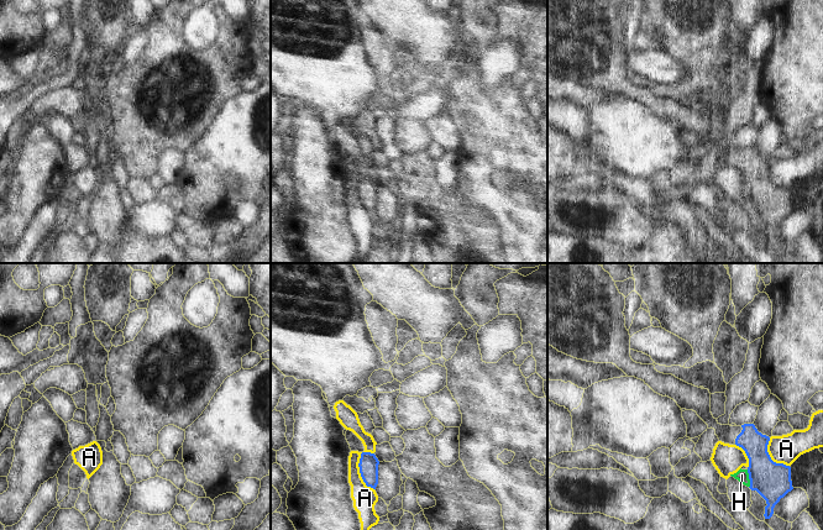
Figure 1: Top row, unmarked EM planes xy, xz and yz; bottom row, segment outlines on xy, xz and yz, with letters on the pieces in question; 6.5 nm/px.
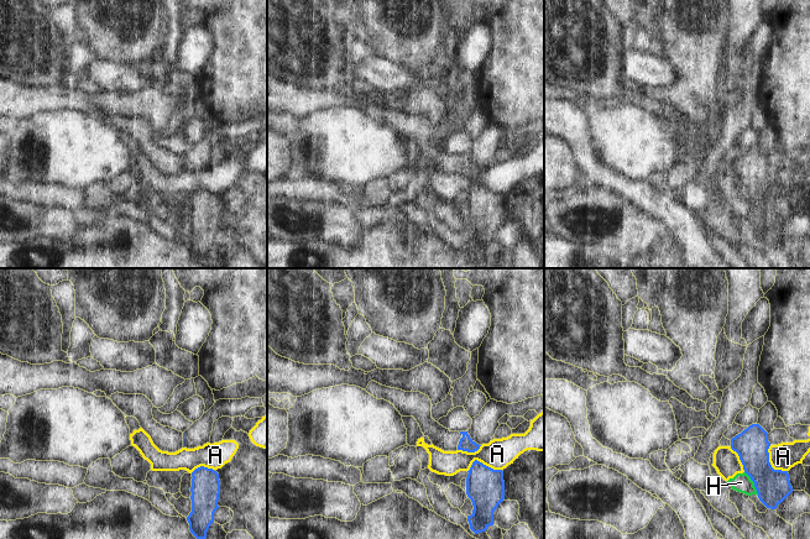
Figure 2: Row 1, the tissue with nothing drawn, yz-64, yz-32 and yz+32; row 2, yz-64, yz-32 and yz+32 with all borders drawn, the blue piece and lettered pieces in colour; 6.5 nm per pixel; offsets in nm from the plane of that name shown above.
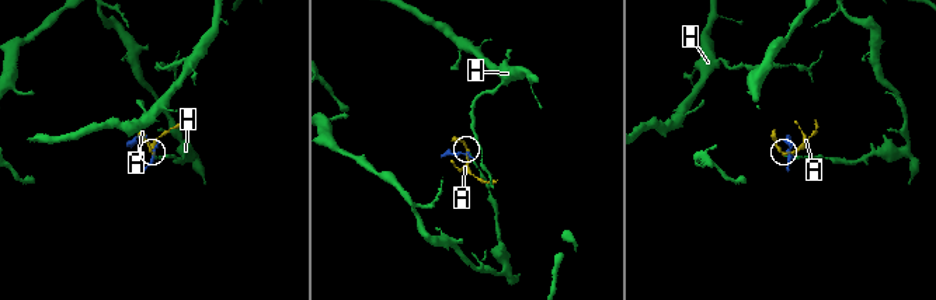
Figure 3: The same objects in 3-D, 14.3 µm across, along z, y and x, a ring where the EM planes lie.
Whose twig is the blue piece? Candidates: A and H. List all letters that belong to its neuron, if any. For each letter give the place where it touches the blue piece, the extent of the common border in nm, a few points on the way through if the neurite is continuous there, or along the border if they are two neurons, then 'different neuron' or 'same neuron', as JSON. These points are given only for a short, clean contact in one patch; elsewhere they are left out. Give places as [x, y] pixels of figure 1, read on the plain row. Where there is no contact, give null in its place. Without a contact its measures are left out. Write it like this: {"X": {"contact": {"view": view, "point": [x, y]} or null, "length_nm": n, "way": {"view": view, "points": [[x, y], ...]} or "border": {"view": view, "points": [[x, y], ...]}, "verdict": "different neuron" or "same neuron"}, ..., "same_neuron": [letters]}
{"A": {"contact": {"view": "xz", "point": [360, 195]}, "length_nm": 260, "border": {"view": "xz", "points": [[363, 174], [358, 187], [358, 195], [362, 204], [373, 213]]}, "verdict": "different neuron"}, "H": {"contact": {"view": "yz", "point": [749, 201]}, "length_nm": 120, "border": {"view": "yz", "points": [[747, 193], [749, 210]]}, "verdict": "different neuron"}, "same_neuron": []}

